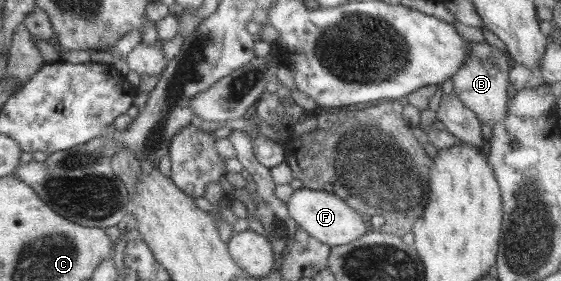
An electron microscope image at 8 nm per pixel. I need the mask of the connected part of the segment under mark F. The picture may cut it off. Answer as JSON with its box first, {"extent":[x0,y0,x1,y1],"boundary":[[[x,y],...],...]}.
{"extent":[286,187,368,247],"boundary":[[[302,187],[300,190],[293,191],[286,203],[286,209],[299,227],[319,242],[330,247],[349,244],[368,231],[363,218],[353,208],[343,204],[343,200],[330,192],[313,191]]]}

